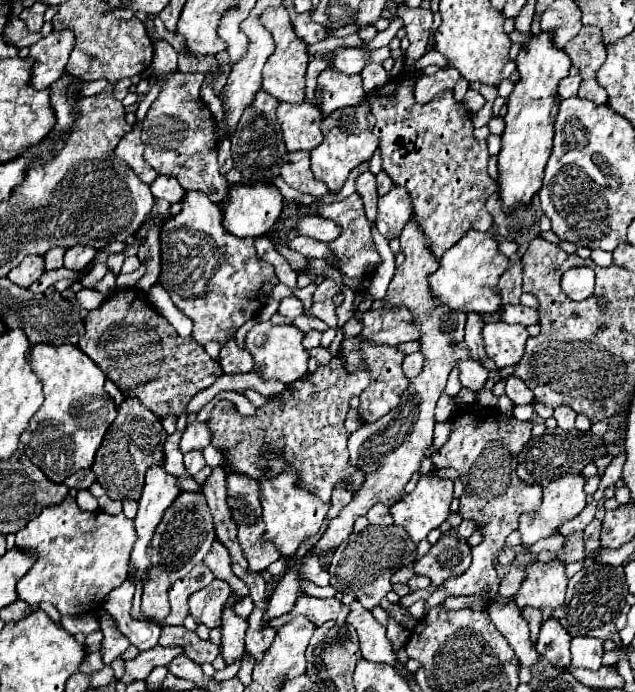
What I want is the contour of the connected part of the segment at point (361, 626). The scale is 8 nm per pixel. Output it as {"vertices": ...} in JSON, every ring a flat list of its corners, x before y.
{"vertices":[[358,600,350,604,350,614,346,622,350,622,356,628,360,636,360,650,366,660,384,662,390,666,398,662,396,654,392,652,392,644,386,638,386,628]]}

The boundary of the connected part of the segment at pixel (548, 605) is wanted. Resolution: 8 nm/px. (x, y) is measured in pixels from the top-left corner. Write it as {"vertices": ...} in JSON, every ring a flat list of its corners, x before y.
{"vertices":[[534,562,526,566,526,578,520,584,516,594,518,606,536,606,542,610,544,622,550,618,550,612,564,602,568,578,564,574,564,562]]}

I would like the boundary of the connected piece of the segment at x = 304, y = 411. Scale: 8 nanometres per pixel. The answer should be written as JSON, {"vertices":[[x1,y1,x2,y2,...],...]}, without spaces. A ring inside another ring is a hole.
{"vertices":[[334,356,330,364,318,366,316,372,304,374,294,384,286,386,280,394,270,396,264,406,256,408,254,416,242,416,230,400,218,400,206,424,212,432,212,446,222,452,224,458,222,468,244,472,246,476,256,480,260,480,266,472,278,476,286,468,294,468,298,474,298,486,318,496,322,502,330,502,330,496,338,486,338,482,344,482,346,490,356,492,364,482,364,472,350,464,348,448,346,448,350,434,344,428,344,418,346,412,350,410,348,402,354,396,360,396,368,386,368,382,370,382,370,370,366,366,360,366,354,372,350,372,348,364,340,356]]}

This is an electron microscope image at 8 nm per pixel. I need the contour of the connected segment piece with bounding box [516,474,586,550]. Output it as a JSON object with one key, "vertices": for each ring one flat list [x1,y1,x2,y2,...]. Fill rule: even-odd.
{"vertices":[[582,474,562,476,562,478,550,482,550,484,544,488,540,508,538,508,532,516,526,516,526,514,524,514,524,516,520,516,520,520,518,520,518,528,516,528,516,530,518,530,518,534,520,534,520,538,522,538,524,550,528,550,528,548,530,548,532,544,536,544,538,540,556,534,556,532,558,532,558,526,560,526,562,522,572,520,572,518,576,518,576,516,582,512,582,508,586,506,586,494,584,494,582,488,584,488,584,476,582,476]]}

